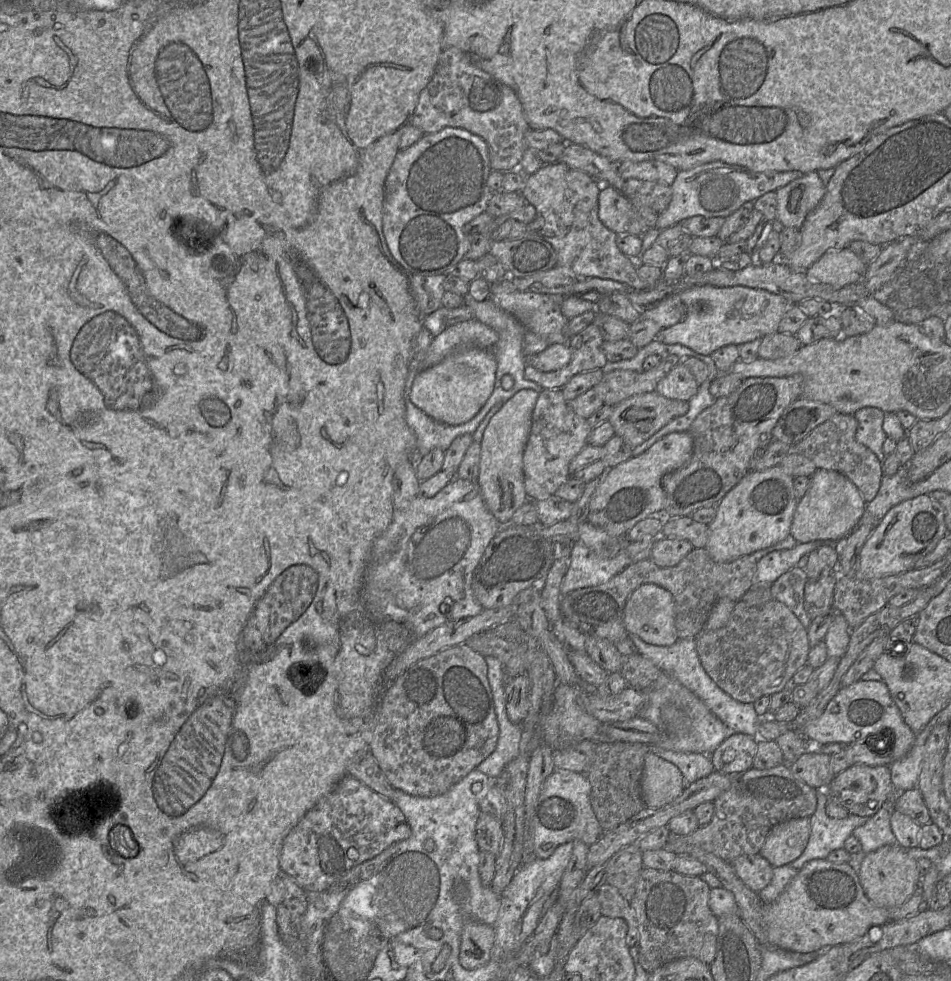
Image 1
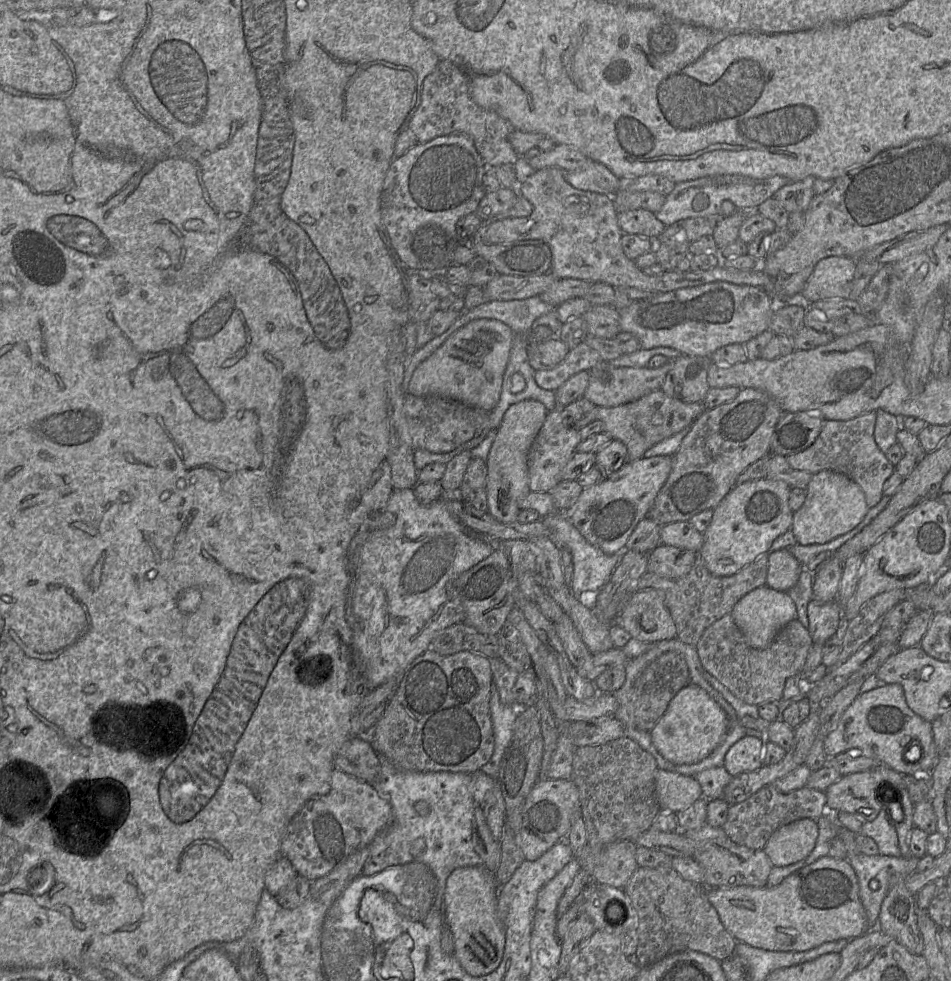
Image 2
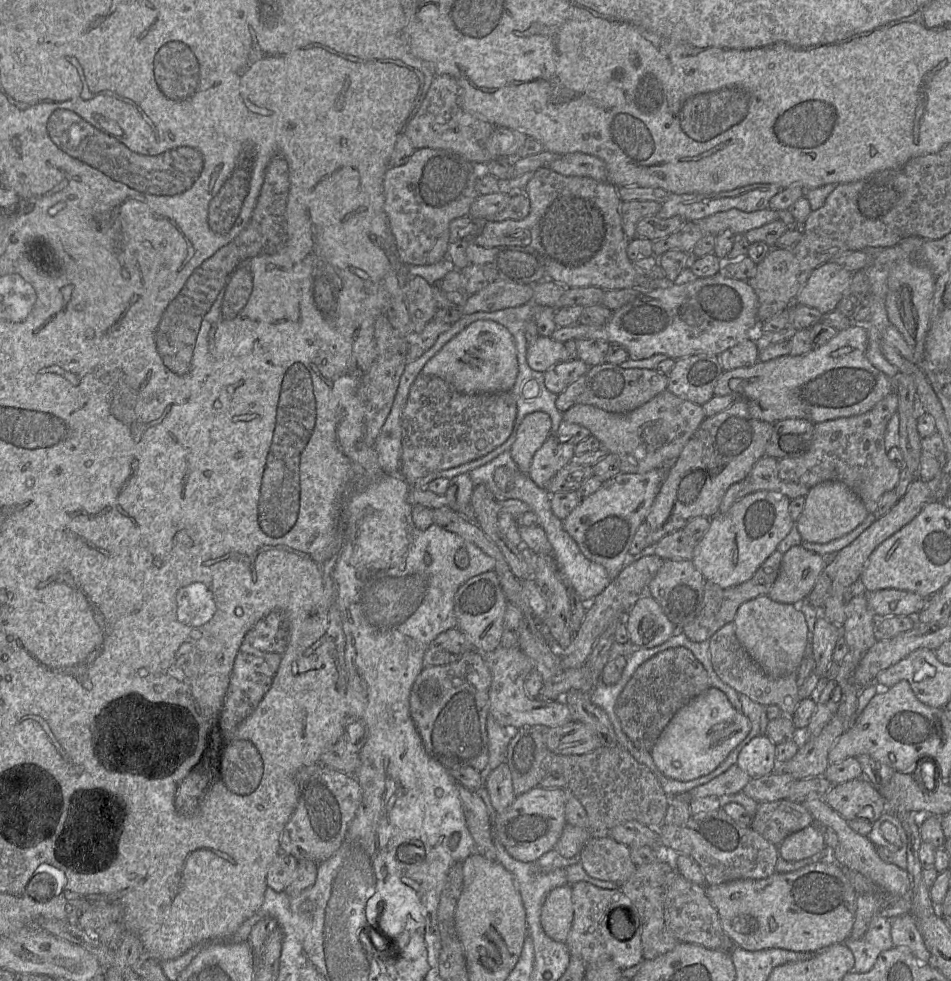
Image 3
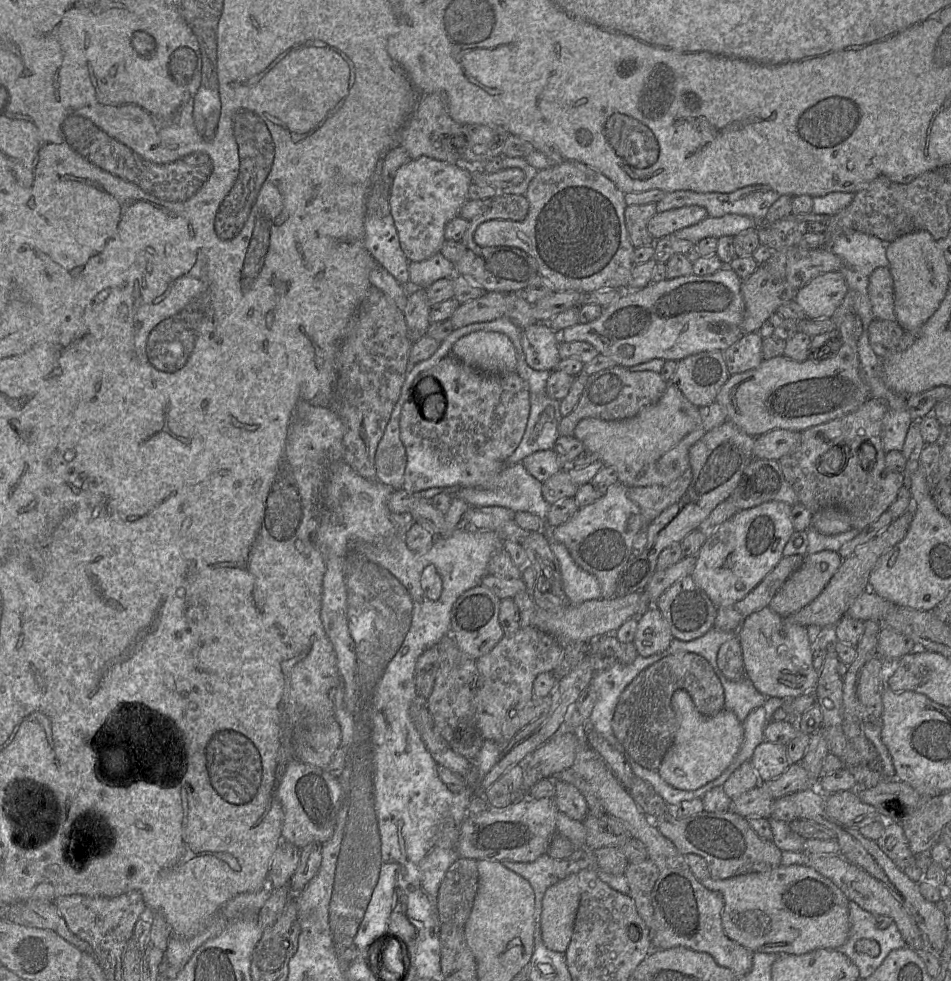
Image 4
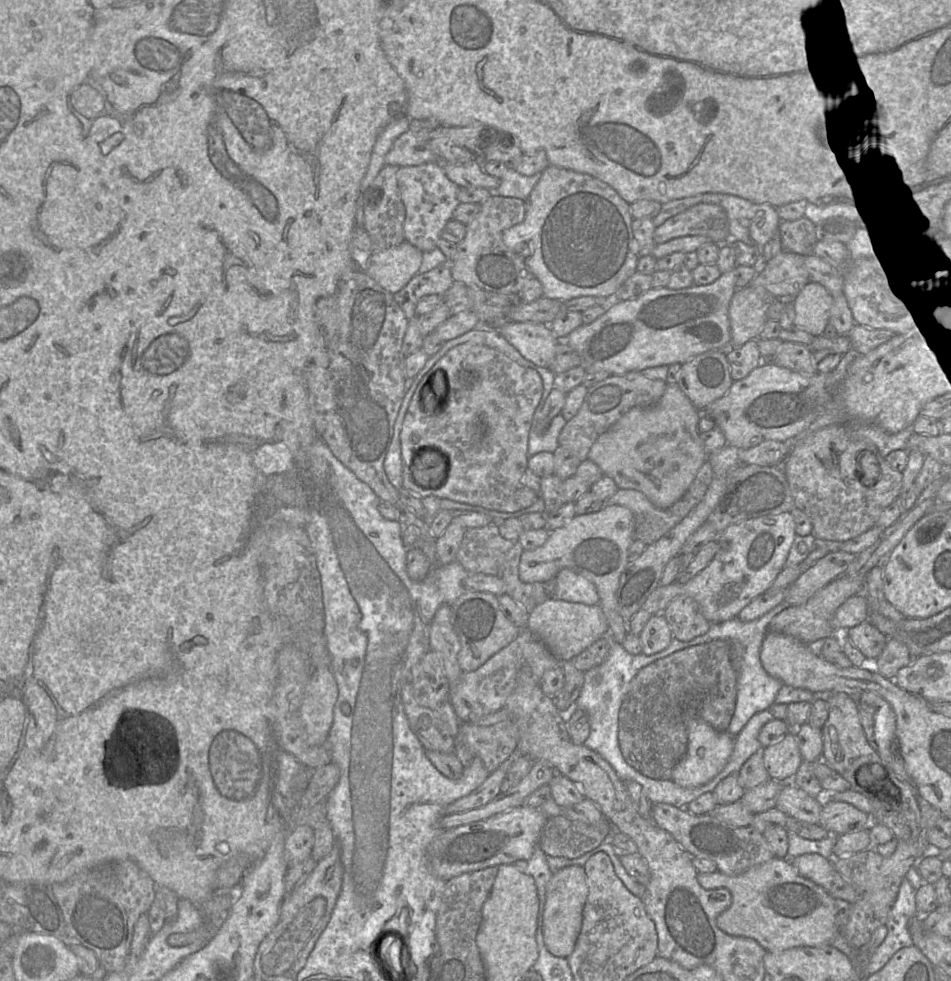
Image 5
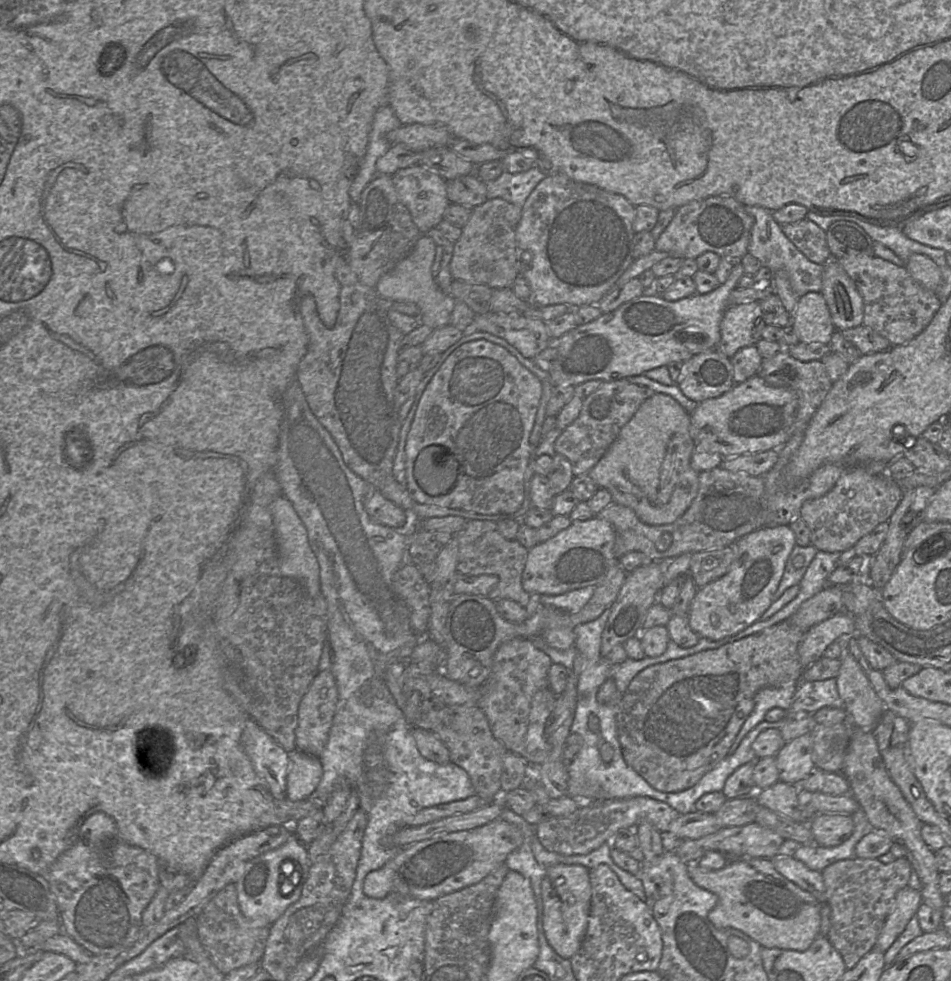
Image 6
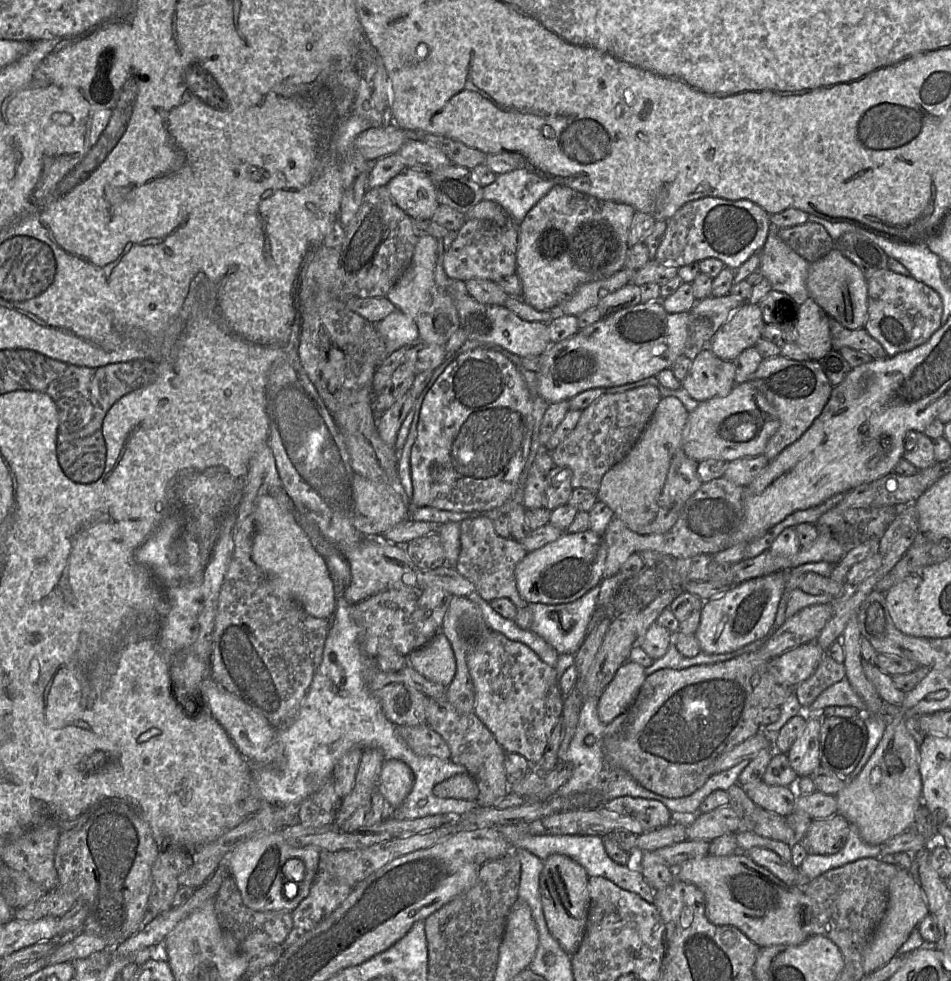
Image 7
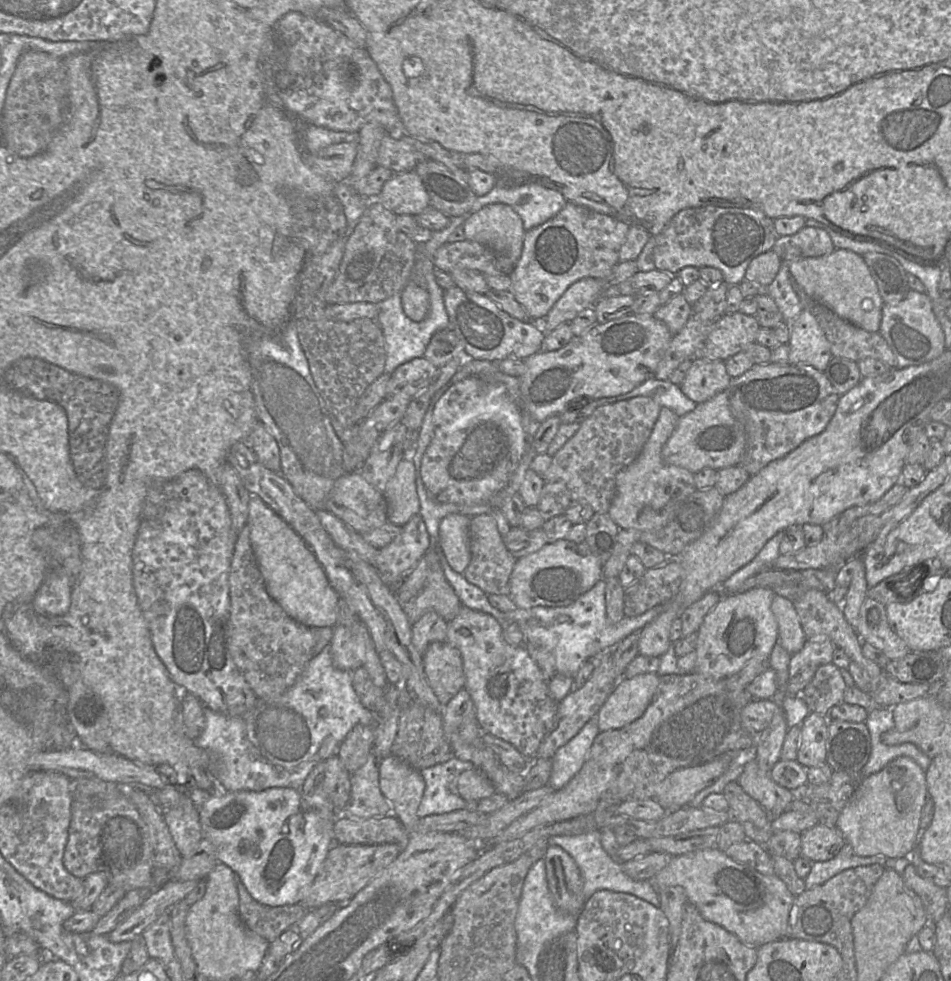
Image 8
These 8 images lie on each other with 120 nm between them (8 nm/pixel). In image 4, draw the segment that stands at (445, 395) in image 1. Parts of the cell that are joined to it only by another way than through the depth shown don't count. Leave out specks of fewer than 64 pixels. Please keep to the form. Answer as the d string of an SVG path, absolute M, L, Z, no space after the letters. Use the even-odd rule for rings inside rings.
M475 331L461 337L451 353L460 362L487 374L516 372L516 350L504 334L490 331Z

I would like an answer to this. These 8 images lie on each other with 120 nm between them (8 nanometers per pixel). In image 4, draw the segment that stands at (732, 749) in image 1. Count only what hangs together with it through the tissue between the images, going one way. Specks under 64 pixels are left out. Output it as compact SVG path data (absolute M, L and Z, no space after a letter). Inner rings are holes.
M766 740L756 747L750 761L761 782L778 778L790 766L786 745Z

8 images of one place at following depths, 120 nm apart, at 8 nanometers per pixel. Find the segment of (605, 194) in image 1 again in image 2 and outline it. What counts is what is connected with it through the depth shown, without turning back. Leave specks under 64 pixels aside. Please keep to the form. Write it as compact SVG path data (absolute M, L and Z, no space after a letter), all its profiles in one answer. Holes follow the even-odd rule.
M646 209L620 212L617 218L623 233L636 234L651 240L657 239L666 229L656 215Z

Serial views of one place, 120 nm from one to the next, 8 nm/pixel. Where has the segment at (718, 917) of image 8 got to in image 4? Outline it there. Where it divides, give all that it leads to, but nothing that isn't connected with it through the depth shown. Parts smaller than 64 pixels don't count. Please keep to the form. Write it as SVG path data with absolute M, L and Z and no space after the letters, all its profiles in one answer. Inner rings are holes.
M779 865L767 872L699 881L723 897L725 934L753 952L801 955L822 948L838 949L848 939L850 901L830 879L810 866Z

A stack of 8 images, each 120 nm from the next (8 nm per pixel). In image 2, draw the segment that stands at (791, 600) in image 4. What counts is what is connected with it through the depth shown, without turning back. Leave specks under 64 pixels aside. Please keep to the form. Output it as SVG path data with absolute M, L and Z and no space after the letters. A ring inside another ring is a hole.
M787 549L775 551L768 556L766 585L772 589L787 592L797 583L804 569Z

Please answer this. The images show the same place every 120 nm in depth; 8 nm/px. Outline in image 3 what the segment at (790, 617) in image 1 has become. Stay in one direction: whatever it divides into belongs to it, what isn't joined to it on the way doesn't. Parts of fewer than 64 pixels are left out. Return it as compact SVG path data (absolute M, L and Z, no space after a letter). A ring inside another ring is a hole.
M733 622L721 627L708 640L713 669L724 683L764 706L777 705L784 715L792 717L801 700L796 681L797 673L781 678L772 678L765 674L740 644Z

